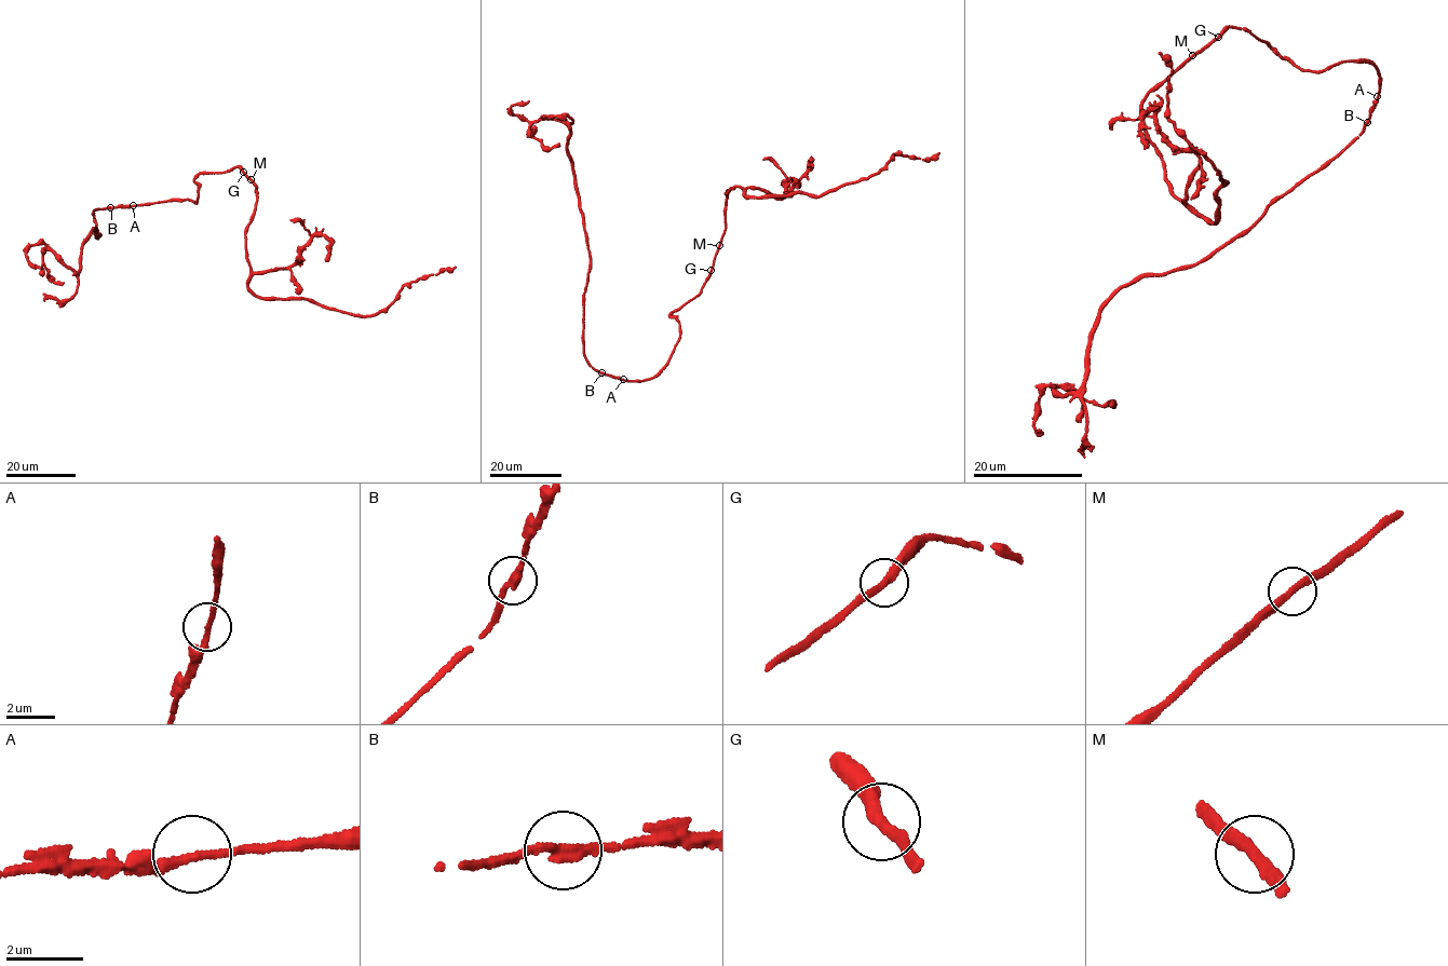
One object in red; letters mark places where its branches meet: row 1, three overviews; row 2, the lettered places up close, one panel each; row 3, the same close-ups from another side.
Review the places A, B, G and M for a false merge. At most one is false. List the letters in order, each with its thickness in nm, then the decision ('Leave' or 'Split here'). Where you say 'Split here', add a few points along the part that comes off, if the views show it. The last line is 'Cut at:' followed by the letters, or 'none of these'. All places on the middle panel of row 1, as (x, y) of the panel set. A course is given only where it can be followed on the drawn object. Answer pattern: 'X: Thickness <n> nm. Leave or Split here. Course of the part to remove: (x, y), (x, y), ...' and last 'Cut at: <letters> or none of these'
A: Thickness 220 nm. Leave
B: Thickness 280 nm. Leave
G: Thickness 280 nm. Leave
M: Thickness 260 nm. Leave
Cut at: none of these

